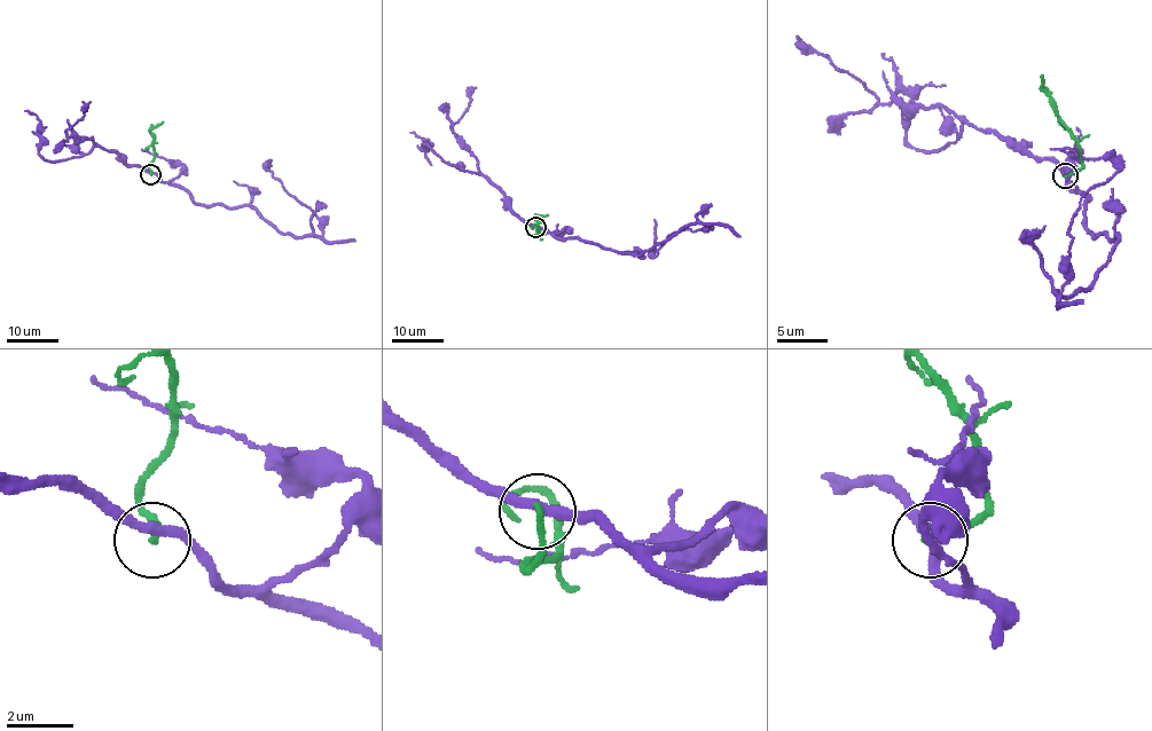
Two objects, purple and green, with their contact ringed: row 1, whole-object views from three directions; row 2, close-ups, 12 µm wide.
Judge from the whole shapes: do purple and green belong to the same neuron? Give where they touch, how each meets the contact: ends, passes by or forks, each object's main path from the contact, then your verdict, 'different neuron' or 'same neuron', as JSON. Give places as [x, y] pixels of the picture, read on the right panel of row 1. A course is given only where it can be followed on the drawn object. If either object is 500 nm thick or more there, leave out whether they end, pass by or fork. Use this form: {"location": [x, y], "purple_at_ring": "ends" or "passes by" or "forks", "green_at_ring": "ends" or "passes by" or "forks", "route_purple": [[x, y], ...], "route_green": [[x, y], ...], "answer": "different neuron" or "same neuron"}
{"location": [1065, 175], "purple_at_ring": "passes by", "green_at_ring": "ends", "route_purple": [[1066, 174], [1086, 198], [1086, 226], [1119, 238], [1098, 276], [1064, 297], [1073, 214], [1121, 169], [1051, 149]], "route_green": [[1066, 177], [1079, 169], [1081, 149], [1079, 139], [1060, 119], [1041, 73]], "answer": "different neuron"}

